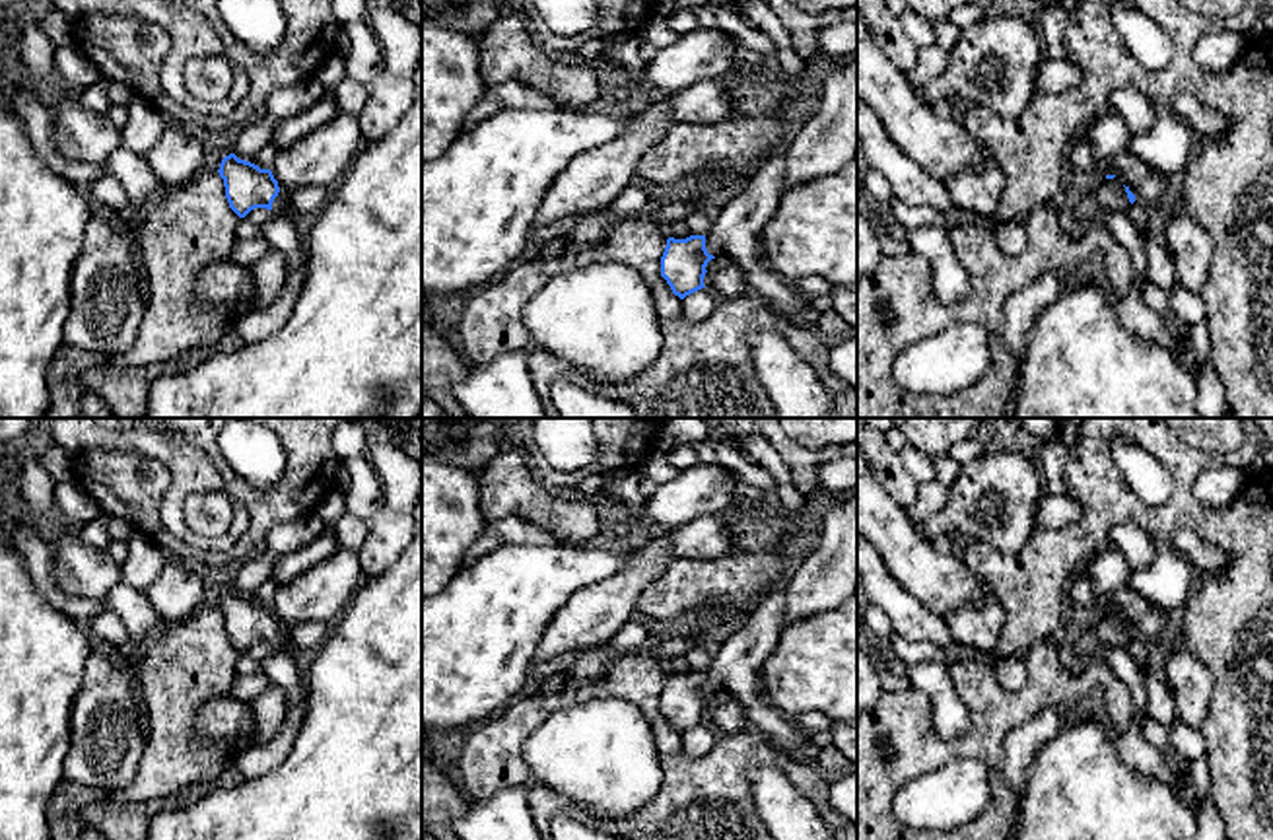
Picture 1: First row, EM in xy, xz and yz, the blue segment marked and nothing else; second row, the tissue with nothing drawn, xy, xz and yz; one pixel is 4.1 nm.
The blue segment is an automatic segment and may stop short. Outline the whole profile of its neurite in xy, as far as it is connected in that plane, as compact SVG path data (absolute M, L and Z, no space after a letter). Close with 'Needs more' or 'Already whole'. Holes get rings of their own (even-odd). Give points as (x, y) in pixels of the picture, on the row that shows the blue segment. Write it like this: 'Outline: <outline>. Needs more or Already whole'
Outline: M235 154L222 159L218 173L224 179L229 208L239 218L245 218L255 208L313 214L321 212L330 196L330 191L323 187L284 191L270 169L260 169Z. Needs more

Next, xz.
Outline: M774 152L762 159L740 185L740 191L719 210L705 235L667 239L661 276L674 296L684 299L705 288L707 262L723 257L742 268L748 290L766 301L774 313L803 327L814 321L814 309L809 301L762 259L760 233L781 202L783 183L785 156Z. Needs more

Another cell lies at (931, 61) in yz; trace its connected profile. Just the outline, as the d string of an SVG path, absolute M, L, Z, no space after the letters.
M937 45L925 47L917 51L917 64L912 72L913 88L919 88L931 80L935 80L948 64L948 52Z

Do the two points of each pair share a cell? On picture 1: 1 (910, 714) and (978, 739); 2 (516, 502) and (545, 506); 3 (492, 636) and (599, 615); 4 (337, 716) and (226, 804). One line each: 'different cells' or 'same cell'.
1: same cell
2: same cell
3: different cells
4: same cell

